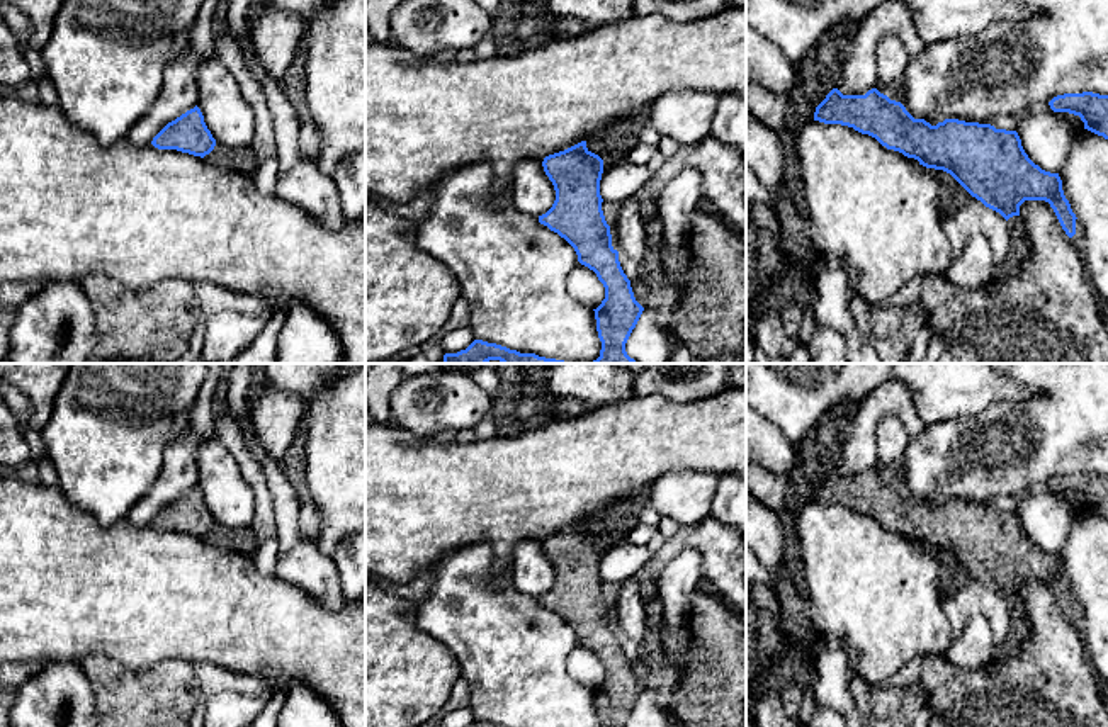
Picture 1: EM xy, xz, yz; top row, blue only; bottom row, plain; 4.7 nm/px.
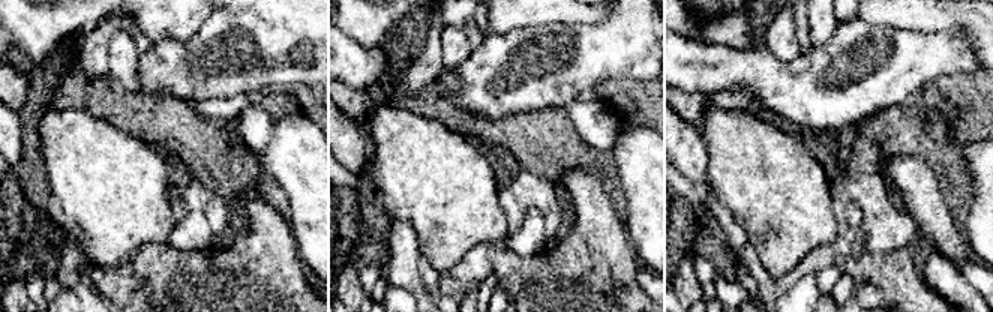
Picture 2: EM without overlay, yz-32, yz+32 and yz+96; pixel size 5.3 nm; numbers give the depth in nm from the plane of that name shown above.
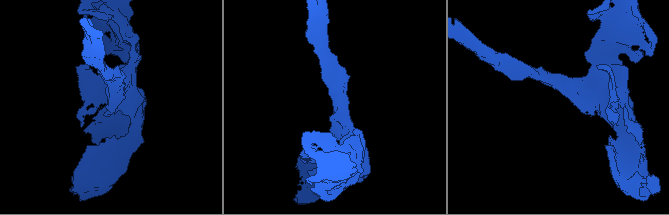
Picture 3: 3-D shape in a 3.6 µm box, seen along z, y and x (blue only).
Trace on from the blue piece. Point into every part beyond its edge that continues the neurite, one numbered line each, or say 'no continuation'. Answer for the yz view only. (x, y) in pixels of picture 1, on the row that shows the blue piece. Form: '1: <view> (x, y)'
1: yz (1078, 238)

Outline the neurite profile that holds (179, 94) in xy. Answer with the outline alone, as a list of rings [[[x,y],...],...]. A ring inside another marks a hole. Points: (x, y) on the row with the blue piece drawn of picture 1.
[[[187,44],[168,63],[158,100],[127,131],[126,139],[136,146],[148,146],[168,122],[194,109],[199,100],[195,71],[212,56],[214,53],[199,54]]]

